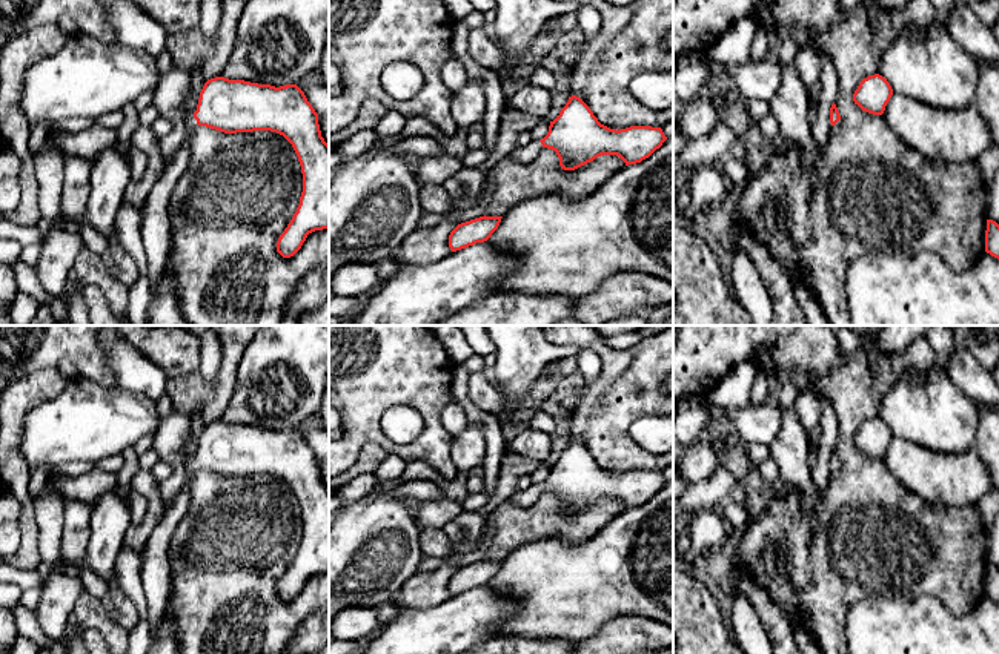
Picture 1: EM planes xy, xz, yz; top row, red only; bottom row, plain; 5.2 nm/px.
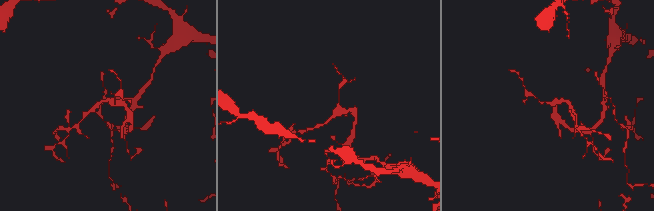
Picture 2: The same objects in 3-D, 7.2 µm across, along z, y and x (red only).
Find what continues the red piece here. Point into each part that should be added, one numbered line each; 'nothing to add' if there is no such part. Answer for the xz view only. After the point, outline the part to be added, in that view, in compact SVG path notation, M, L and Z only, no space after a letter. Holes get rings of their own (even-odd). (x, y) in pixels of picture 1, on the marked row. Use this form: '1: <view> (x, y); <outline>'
1: xz (521, 154); M532 140L529 144L526 146L516 146L512 152L510 157L516 161L516 163L529 163L532 160L536 158L536 155L539 154L539 150L543 149L543 144L539 140Z

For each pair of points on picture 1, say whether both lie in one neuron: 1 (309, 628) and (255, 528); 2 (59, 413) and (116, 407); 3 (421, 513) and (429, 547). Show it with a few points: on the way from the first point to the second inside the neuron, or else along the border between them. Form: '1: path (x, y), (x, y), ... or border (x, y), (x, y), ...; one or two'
1: border (312, 613), (292, 637); two
2: path (73, 413), (102, 413); one
3: path (429, 521), (429, 539); one

